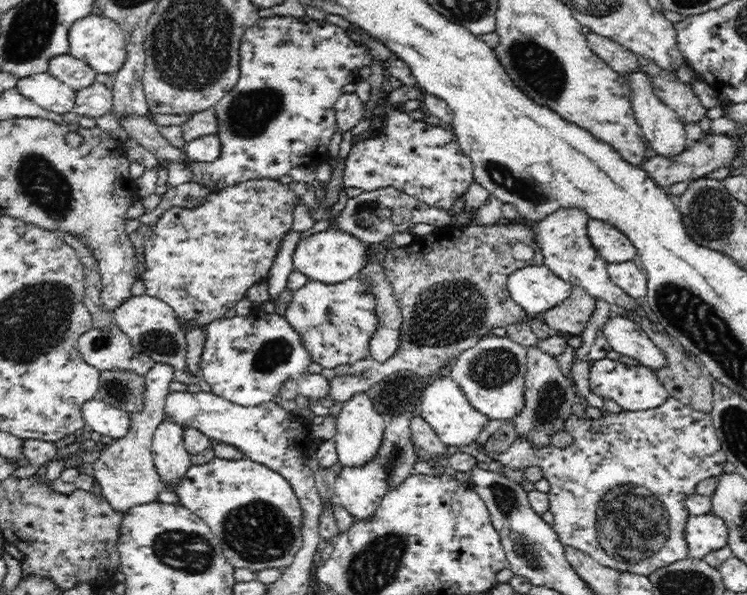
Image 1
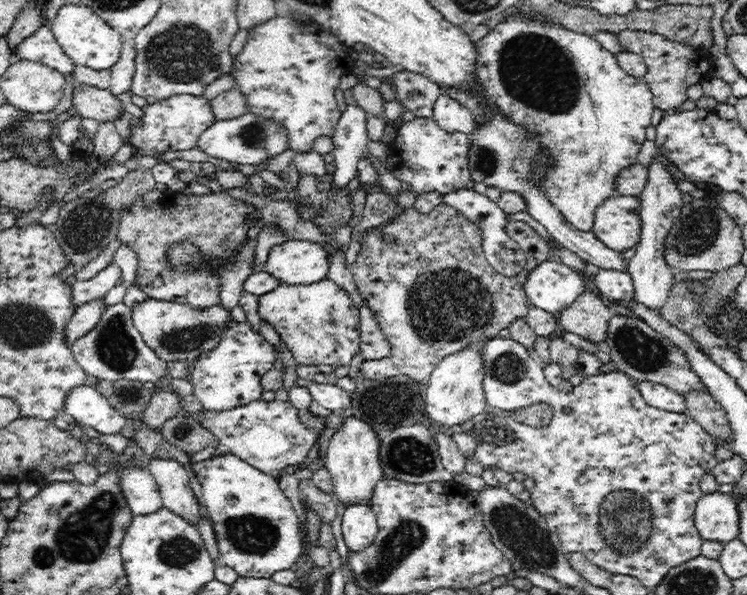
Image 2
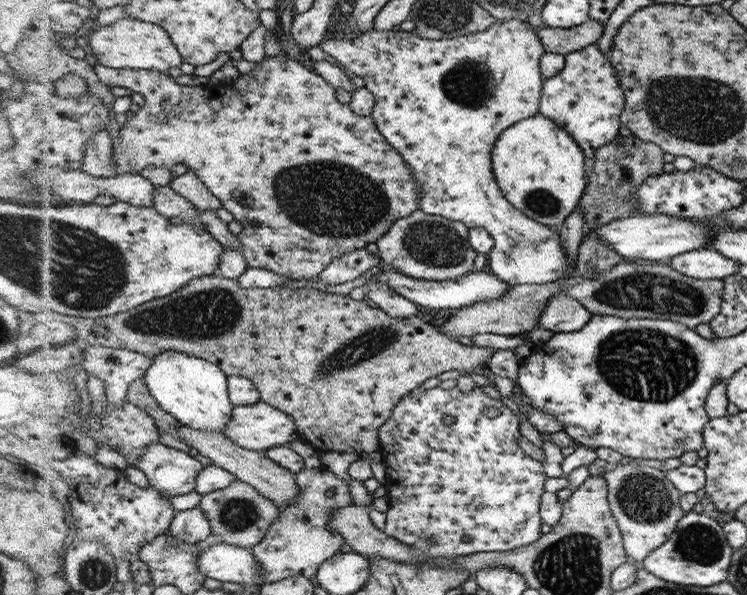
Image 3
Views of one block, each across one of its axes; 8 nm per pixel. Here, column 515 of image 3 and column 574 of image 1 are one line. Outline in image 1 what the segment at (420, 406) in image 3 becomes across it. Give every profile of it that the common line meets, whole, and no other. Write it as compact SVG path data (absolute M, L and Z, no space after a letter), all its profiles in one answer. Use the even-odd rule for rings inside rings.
M669 396L668 400L663 402L658 408L639 409L638 411L625 409L622 412L618 412L618 414L608 412L606 408L602 408L602 418L598 418L598 420L594 420L594 418L584 418L582 420L580 416L572 414L572 416L567 418L563 428L571 436L572 442L569 445L534 446L533 442L525 437L525 434L519 434L506 452L502 452L502 454L488 454L491 456L493 462L500 463L506 468L512 468L512 470L524 472L530 466L538 466L538 468L542 469L543 478L550 483L550 491L547 493L547 496L549 497L549 511L552 512L554 517L553 529L558 533L558 538L562 542L562 545L584 552L602 564L602 566L615 568L622 573L631 572L632 574L647 577L650 572L654 572L658 568L669 567L670 564L678 563L678 560L684 561L686 558L689 558L689 545L685 539L685 526L689 517L689 509L686 508L685 500L696 492L697 485L702 480L722 475L724 462L727 461L726 454L721 448L720 440L715 432L711 413L692 409L690 405L682 404L674 397Z

